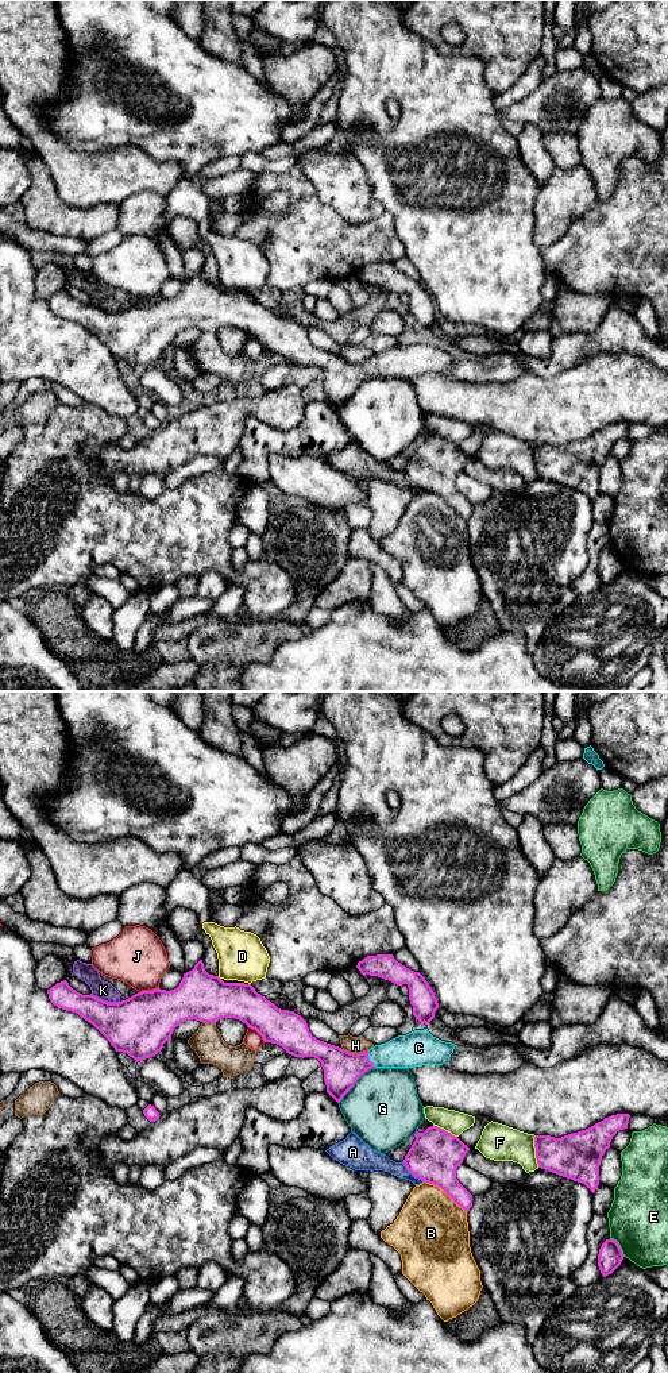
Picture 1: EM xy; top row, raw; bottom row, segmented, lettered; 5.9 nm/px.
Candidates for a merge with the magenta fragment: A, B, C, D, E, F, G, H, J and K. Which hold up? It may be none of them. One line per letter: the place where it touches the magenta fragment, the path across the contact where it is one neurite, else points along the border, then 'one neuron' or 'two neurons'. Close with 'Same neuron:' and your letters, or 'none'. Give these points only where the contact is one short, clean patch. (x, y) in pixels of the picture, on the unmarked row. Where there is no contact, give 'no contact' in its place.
A: meets magenta in xy at (412, 482); two neurons
B: meets magenta in xy at (446, 501); two neurons
C: meets magenta in xy at (367, 367); runs through xy (342, 378), (367, 367), (408, 359); one neuron
D: meets magenta in xy at (219, 286); two neurons
E: meets magenta in xy at (618, 555); two neurons
F: meets magenta in xy at (536, 461); two neurons
G: meets magenta in xy at (355, 390); two neurons
H: meets magenta in xy at (355, 363); two neurons
J: meets magenta in xy at (149, 300); two neurons
K: meets magenta in xy at (105, 311); border along xy (91, 303), (108, 311), (119, 311); two neurons
Same neuron: C

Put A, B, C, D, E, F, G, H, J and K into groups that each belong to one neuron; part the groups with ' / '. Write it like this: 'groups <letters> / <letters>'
groups A / B / C / D / E / F / G / H / J / K

